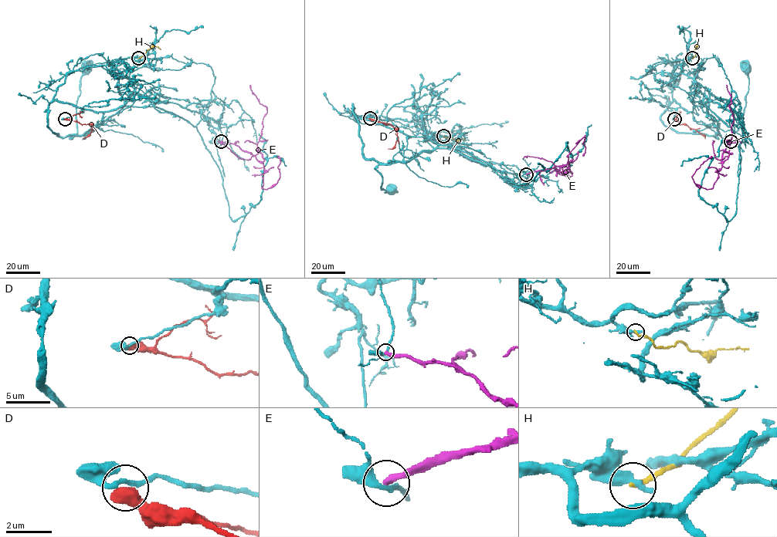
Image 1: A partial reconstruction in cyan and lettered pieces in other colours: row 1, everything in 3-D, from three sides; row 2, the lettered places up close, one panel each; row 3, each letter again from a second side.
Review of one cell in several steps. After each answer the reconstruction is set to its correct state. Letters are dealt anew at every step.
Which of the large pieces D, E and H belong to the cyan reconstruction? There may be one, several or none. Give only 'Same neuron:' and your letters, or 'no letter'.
Same neuron: no letter

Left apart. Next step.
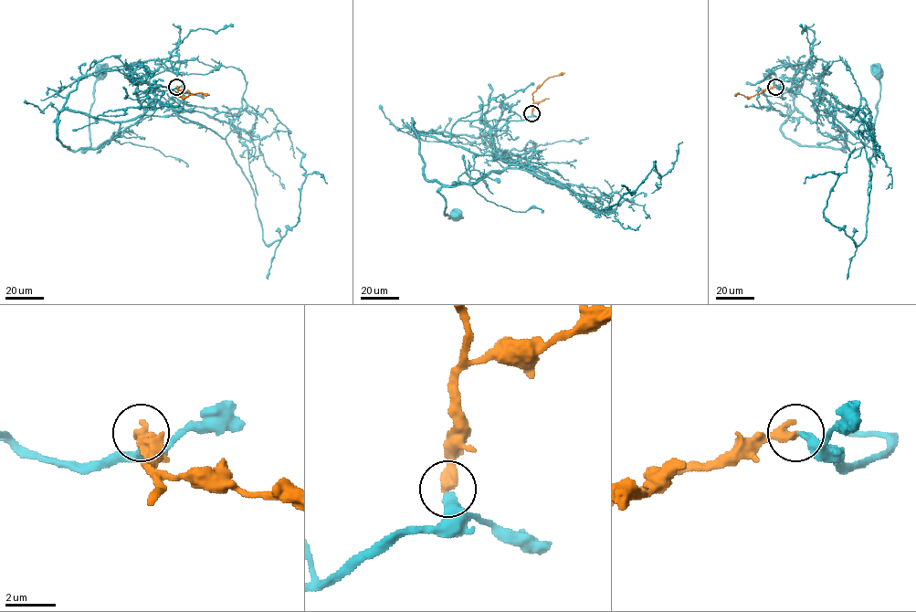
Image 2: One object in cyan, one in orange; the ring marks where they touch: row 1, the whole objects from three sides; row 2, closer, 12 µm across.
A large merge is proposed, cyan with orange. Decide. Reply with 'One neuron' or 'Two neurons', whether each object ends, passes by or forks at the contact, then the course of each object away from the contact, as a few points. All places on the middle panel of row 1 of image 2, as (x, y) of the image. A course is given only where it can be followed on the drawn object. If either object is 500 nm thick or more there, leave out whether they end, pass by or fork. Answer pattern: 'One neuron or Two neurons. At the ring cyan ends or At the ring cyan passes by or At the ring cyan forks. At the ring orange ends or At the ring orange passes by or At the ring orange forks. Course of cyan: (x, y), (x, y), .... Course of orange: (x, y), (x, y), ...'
One neuron. At the ring cyan ends. At the ring orange ends. Course of cyan: (531, 113), (494, 130), (499, 155), (475, 155), (473, 168), (458, 183), (437, 191), (445, 215), (455, 216). Course of orange: (531, 113), (532, 93), (549, 78), (564, 72)

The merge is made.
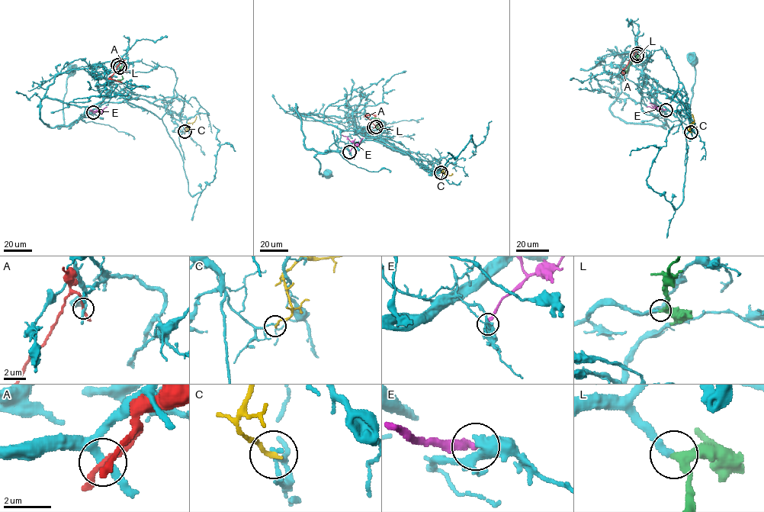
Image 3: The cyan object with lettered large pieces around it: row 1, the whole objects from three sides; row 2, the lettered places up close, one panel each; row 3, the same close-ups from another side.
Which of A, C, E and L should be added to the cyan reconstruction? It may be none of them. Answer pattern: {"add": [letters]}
{"add": ["L"]}

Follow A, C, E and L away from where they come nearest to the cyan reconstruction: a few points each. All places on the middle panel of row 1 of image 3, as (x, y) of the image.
A: (373, 127), (376, 126), (366, 116), (378, 116)
C: (441, 172), (443, 170), (444, 174), (449, 175), (452, 173)
E: (350, 152), (354, 143), (341, 135)
L: (376, 127), (379, 119), (373, 117)

